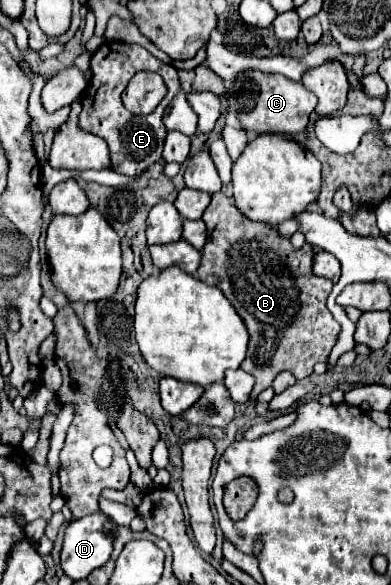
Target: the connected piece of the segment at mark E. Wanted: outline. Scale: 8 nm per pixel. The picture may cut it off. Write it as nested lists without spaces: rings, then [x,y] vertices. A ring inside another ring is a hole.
[[[106,40],[92,54],[90,70],[92,70],[94,78],[92,78],[92,82],[86,86],[86,90],[82,94],[82,112],[78,116],[80,128],[84,132],[96,134],[96,136],[100,136],[102,140],[108,142],[110,158],[112,158],[112,168],[116,172],[132,176],[132,174],[138,174],[138,172],[150,168],[154,162],[158,162],[162,158],[162,144],[164,144],[164,138],[166,138],[166,132],[168,132],[166,126],[162,124],[162,114],[168,108],[168,104],[172,102],[172,98],[180,90],[176,68],[170,66],[170,64],[160,62],[146,48],[142,48],[138,44]],[[140,70],[148,70],[148,72],[160,74],[164,84],[166,84],[166,88],[168,88],[168,94],[164,96],[164,100],[148,116],[134,116],[134,114],[130,114],[122,106],[122,100],[120,100],[120,94],[124,92],[128,80],[136,72],[140,72]]]

